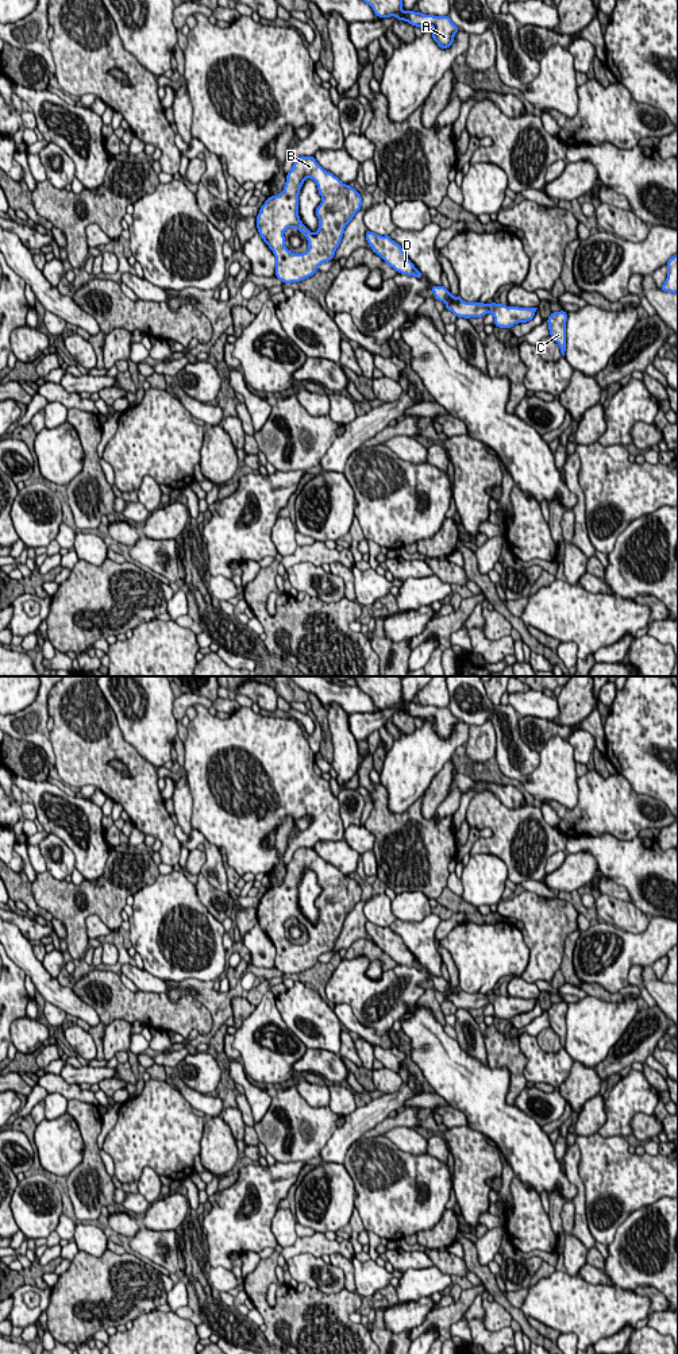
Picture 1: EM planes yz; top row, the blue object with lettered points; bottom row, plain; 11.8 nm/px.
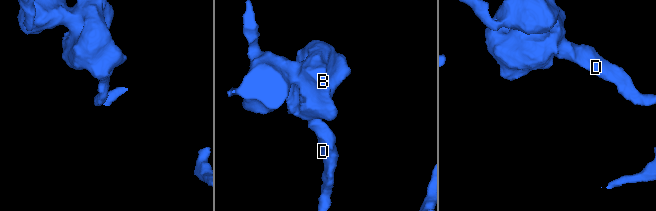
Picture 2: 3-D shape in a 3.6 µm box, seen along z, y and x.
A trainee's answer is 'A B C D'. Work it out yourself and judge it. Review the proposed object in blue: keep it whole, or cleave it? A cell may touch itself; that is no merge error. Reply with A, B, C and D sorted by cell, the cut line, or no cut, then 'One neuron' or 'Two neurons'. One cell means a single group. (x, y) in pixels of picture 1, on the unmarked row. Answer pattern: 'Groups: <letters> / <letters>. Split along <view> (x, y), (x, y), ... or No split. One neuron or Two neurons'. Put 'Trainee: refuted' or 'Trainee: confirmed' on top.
Trainee: confirmed
Groups: A B C D. No split. One neuron

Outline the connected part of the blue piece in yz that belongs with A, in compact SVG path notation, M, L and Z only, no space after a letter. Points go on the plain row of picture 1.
M354 676L354 679L357 686L373 699L378 709L396 707L396 711L408 713L413 718L419 717L423 722L432 717L432 730L440 740L450 738L459 722L450 707L424 706L413 701L404 702L398 676Z

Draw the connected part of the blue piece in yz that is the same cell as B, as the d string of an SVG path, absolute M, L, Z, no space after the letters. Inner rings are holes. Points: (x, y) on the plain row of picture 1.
M298 848L286 865L282 884L269 888L257 907L258 923L276 946L276 968L285 975L312 968L321 954L334 949L346 917L361 896L361 886L324 861L315 848ZM307 868L316 873L323 890L315 902L319 910L316 925L298 907L298 886ZM290 918L307 929L309 940L305 944L293 945L285 938L284 923Z

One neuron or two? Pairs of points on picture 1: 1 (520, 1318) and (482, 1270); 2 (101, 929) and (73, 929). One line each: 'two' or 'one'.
1: one
2: two

